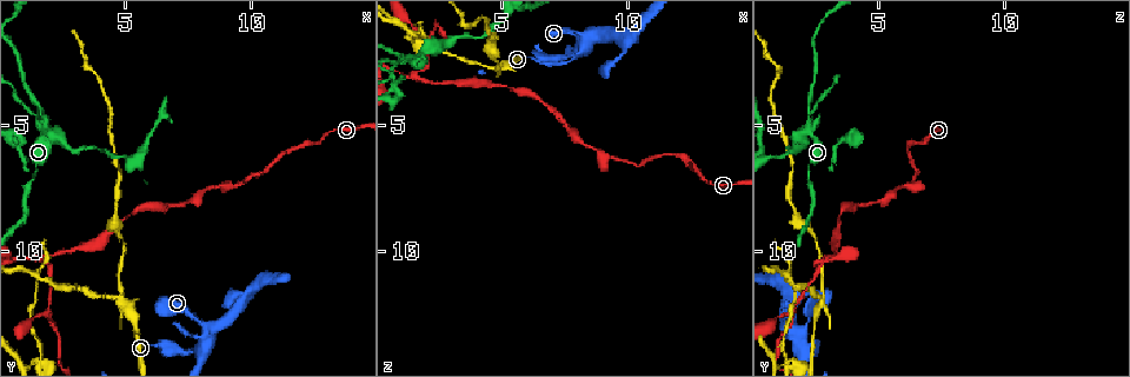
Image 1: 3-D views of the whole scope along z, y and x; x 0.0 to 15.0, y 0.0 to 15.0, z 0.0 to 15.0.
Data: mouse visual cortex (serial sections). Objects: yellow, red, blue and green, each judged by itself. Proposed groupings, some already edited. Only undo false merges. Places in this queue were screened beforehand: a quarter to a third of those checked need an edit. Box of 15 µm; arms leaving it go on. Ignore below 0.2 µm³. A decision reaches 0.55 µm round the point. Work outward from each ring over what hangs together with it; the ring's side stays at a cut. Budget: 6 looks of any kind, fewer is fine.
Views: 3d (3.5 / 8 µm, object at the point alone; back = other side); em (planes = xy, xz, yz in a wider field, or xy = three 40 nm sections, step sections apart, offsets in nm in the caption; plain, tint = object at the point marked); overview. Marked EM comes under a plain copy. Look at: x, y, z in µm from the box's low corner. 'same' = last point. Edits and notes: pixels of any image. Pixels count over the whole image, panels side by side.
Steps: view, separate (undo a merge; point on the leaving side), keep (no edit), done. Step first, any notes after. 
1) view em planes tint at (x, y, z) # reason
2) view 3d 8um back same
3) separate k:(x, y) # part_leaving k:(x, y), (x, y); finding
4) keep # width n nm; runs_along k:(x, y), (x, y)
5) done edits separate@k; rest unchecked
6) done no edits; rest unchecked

view 3d 3.5um at (5.0, 12.0, 2.7) # three-way junction

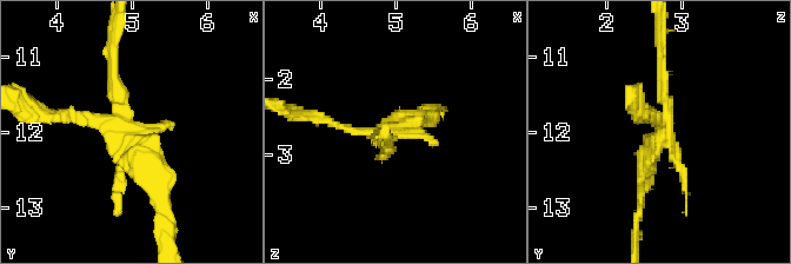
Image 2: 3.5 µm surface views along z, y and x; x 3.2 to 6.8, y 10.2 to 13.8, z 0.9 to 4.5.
view em xy step 1 tint at (4.90, 12.00, 2.80)

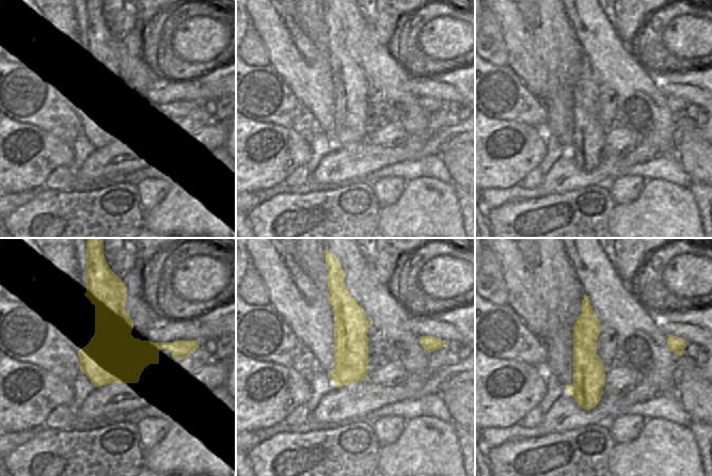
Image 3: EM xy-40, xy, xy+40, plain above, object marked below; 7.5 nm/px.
separate 2:(662, 70) # two cells meet here

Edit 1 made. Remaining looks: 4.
view overview

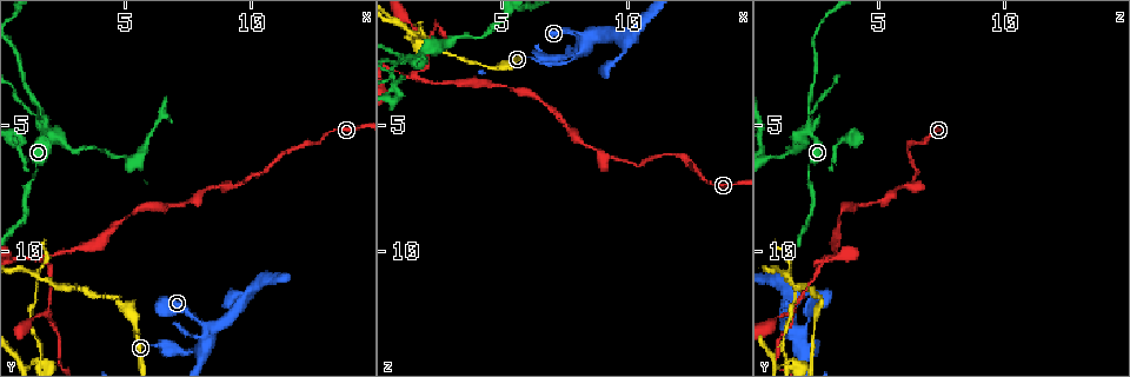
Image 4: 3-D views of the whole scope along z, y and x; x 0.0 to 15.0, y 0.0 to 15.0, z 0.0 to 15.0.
view 3d 3.5um at (1.5, 10.3, 3.1) # side arm on a straight run

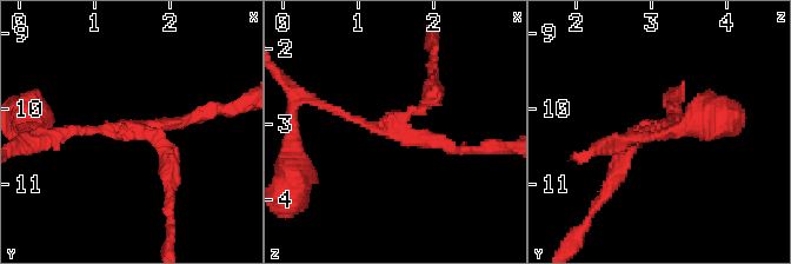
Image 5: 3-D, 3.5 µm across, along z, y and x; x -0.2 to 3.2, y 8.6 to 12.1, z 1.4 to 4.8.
separate 5:(432, 86) # part_leaving 5:(414, 111), (432, 96), (432, 57); a second cell is stuck on

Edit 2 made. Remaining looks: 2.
view 3d 3.5um at (1.6, 11.0, 1.4) # three arms meet

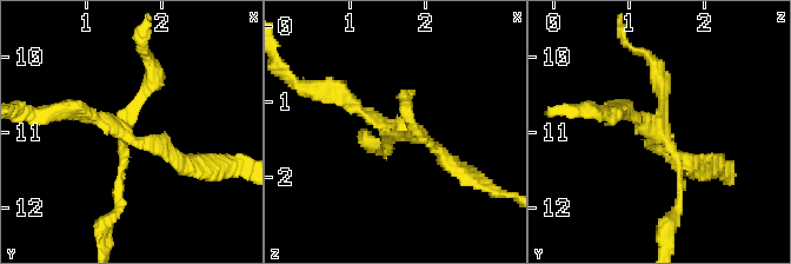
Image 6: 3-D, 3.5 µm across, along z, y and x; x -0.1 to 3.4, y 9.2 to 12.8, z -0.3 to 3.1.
view em xy step 3 tint at (1.50, 11.05, 1.40)

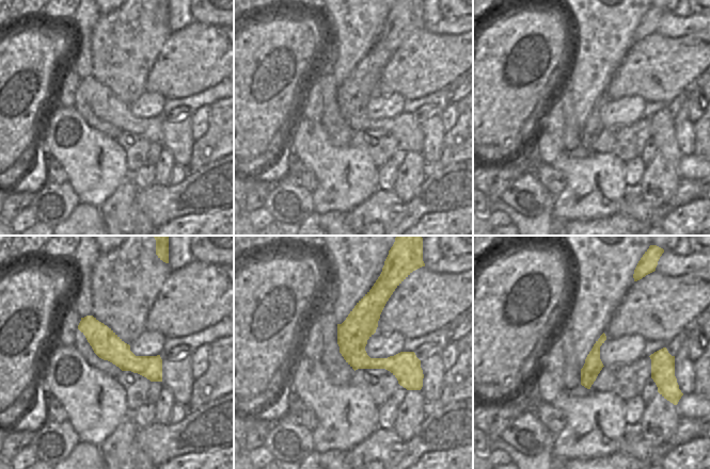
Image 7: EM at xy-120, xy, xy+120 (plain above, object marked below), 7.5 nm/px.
separate 6:(662, 83) # part_leaving 6:(663, 140), (682, 172), (669, 245); two cells meet here

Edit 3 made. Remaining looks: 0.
done edits separate@2, separate@5, separate@6; rest unchecked

